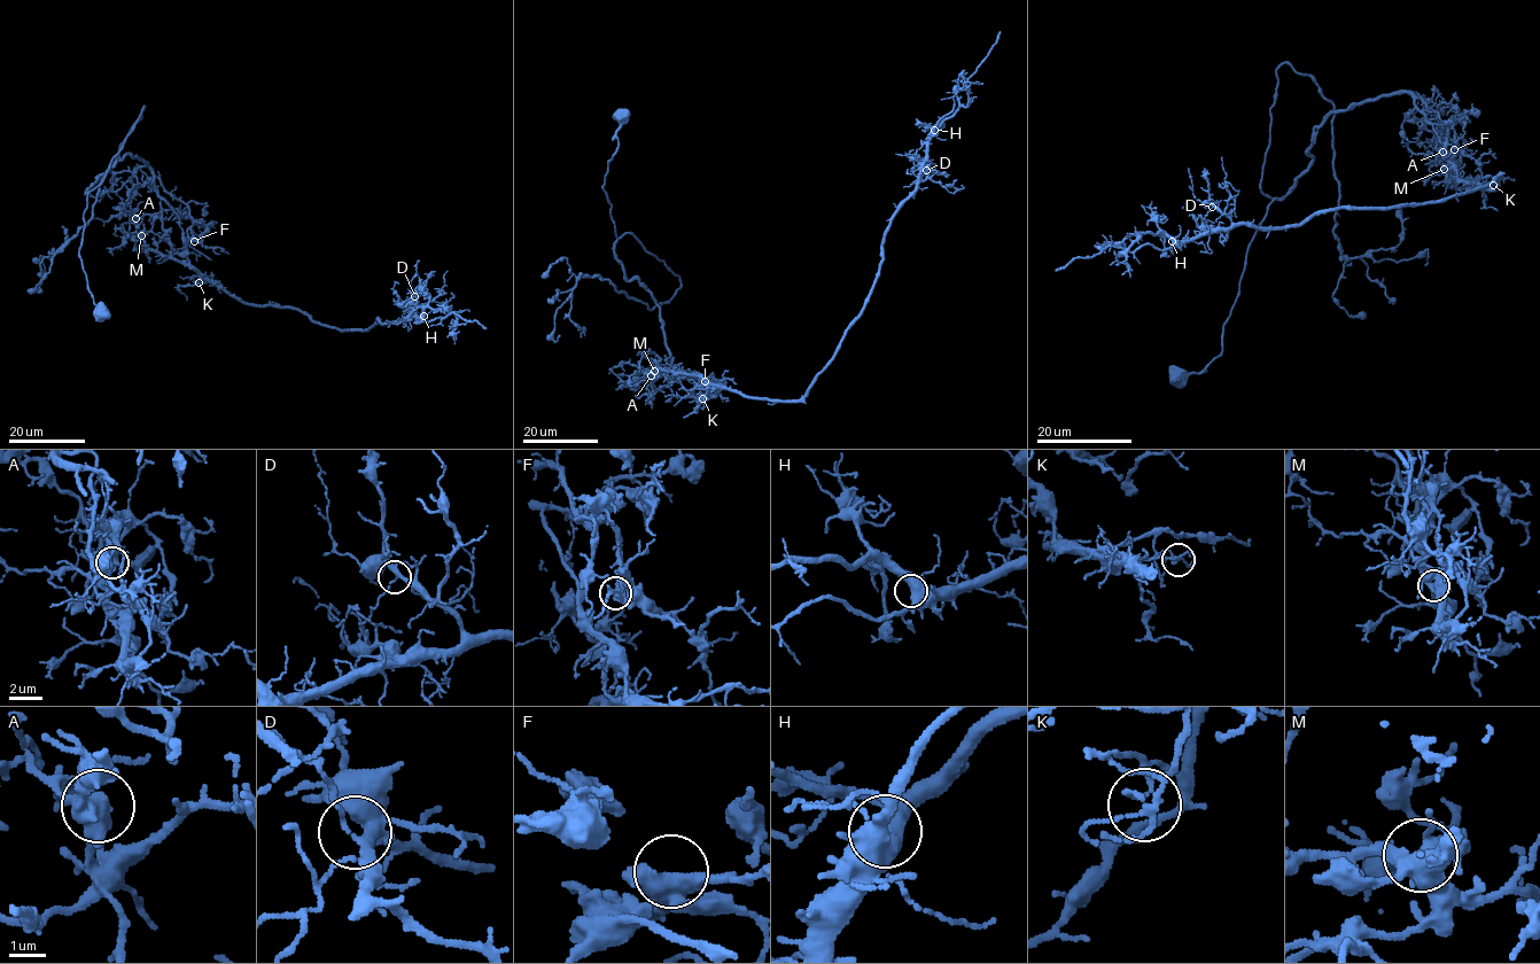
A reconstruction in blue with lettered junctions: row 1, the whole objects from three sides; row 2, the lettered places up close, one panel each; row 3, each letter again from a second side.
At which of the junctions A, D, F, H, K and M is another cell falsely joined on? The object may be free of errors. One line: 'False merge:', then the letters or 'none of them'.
False merge: K

